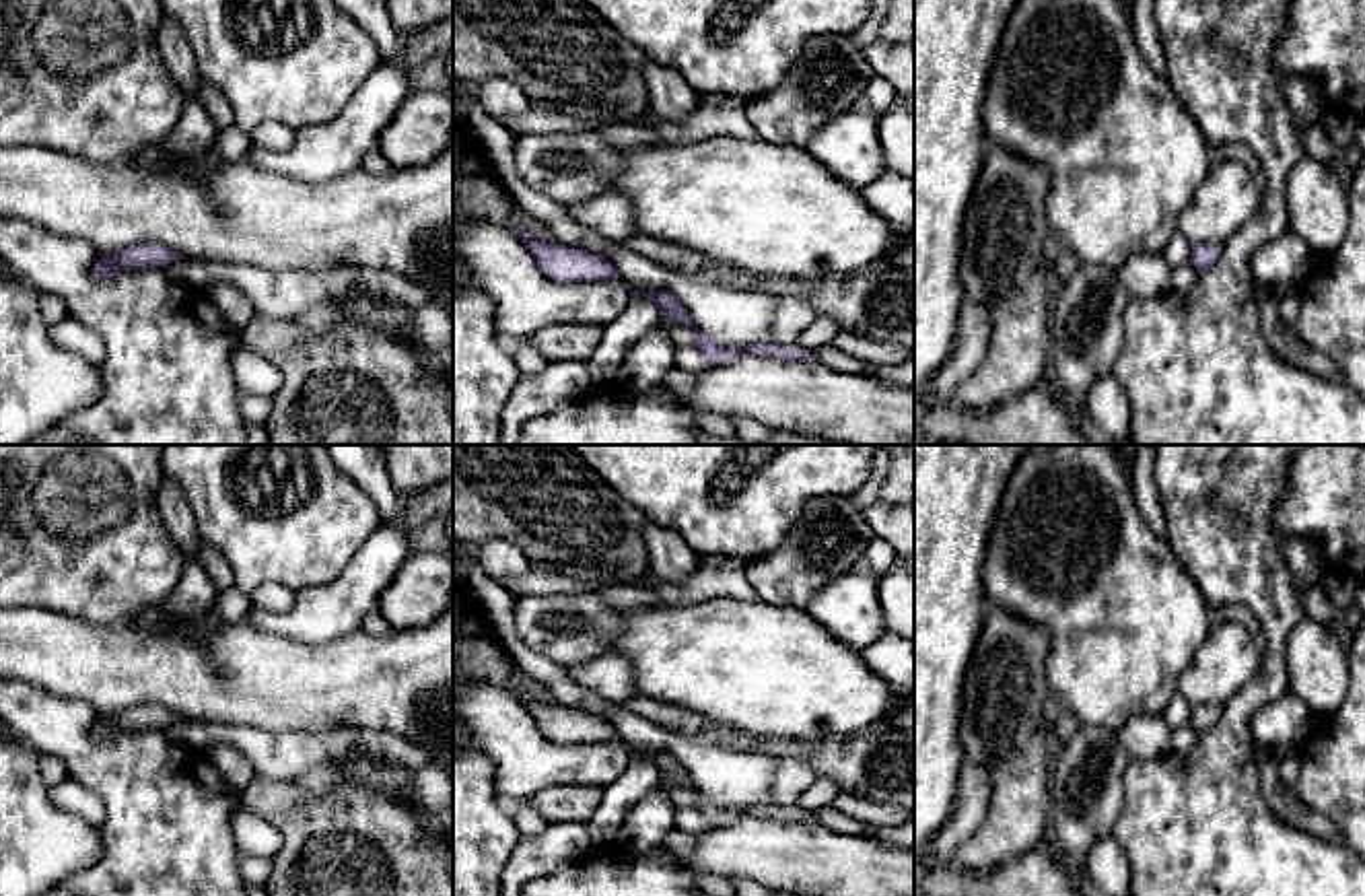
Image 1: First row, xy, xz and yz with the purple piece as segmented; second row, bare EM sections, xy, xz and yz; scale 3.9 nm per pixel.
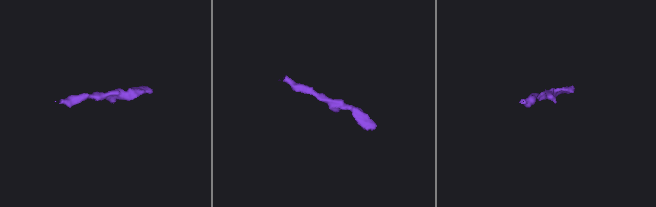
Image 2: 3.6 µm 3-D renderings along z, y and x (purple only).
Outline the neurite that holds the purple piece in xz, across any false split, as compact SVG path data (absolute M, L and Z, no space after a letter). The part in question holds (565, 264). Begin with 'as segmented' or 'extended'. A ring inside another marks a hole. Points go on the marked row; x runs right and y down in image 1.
extended | M453 122L453 235L463 222L490 222L519 237L539 270L556 282L605 282L622 278L603 255L537 239L513 220L502 183L496 179L469 122Z

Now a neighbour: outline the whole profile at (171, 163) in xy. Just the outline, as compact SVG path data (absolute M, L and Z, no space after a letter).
M152 152L150 157L138 161L138 163L152 163L152 165L159 165L161 169L165 169L169 173L183 173L183 175L196 175L198 173L198 167L187 157Z

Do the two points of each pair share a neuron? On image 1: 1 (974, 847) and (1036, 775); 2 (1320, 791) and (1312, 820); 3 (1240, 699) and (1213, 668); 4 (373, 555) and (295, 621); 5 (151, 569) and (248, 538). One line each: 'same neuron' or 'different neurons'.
1: same neuron
2: different neurons
3: different neurons
4: same neuron
5: different neurons

